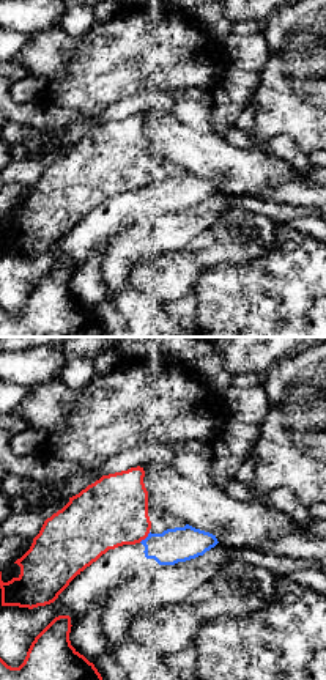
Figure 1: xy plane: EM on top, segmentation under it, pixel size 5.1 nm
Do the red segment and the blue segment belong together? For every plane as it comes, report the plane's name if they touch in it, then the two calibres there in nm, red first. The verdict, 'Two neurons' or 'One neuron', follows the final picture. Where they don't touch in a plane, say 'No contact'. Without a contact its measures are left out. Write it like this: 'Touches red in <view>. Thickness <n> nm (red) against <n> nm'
Touches red in xy. Thickness 360 nm (red) against 180 nm

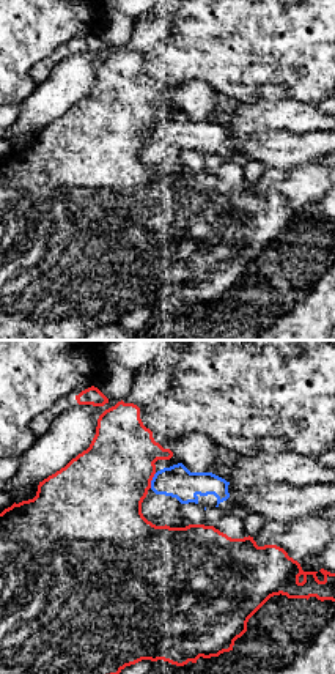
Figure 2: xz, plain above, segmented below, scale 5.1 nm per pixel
Touches red in xz. Thickness 420 nm (red) against 160 nm

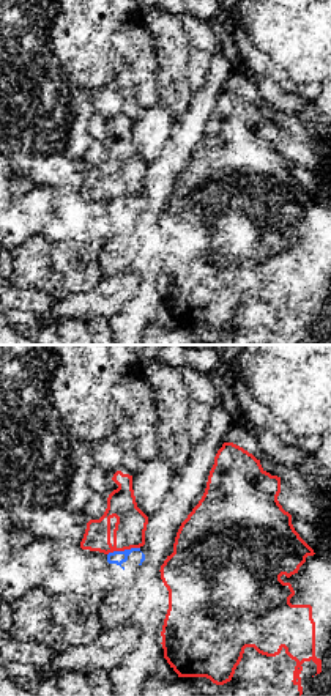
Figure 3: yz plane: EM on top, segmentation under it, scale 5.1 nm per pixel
Touches red in yz. Thickness 160 nm (red) against 70 nm

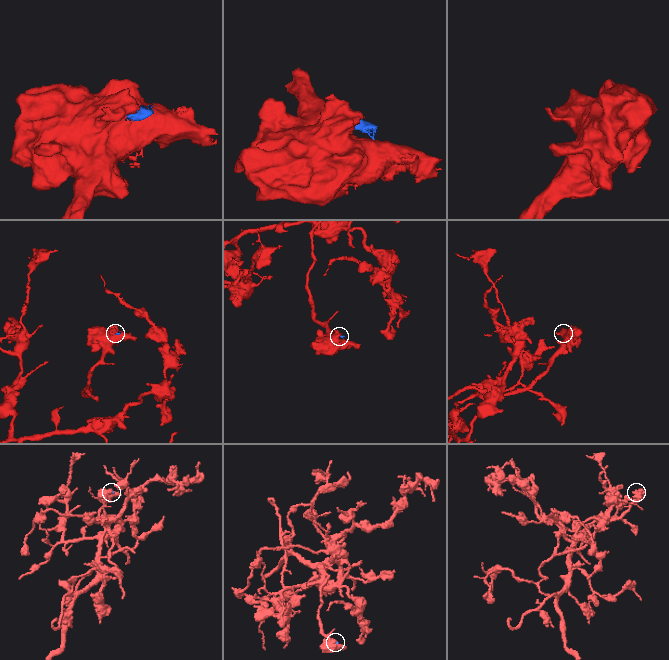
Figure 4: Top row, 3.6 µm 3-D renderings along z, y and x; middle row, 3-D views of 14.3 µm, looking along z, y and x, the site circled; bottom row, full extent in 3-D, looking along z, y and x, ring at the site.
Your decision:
Two neurons

